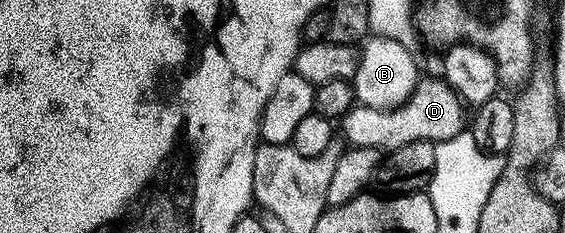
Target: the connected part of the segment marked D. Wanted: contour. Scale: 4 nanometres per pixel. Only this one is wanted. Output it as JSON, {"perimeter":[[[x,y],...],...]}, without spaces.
{"perimeter":[[[424,76],[411,96],[396,109],[374,109],[368,105],[356,104],[354,109],[341,118],[341,137],[351,147],[373,147],[380,151],[390,151],[414,141],[448,141],[453,139],[453,135],[464,132],[464,102],[459,100],[458,93],[446,81],[435,77]]]}

